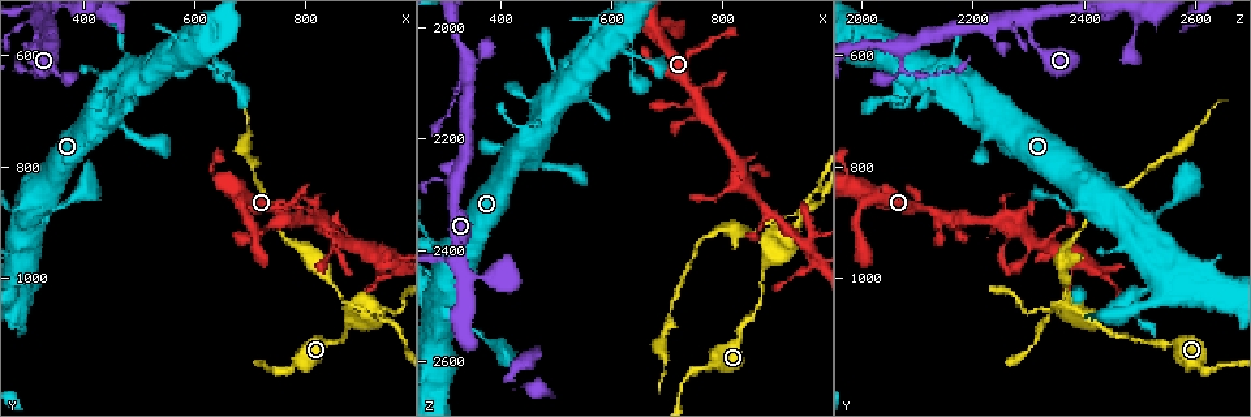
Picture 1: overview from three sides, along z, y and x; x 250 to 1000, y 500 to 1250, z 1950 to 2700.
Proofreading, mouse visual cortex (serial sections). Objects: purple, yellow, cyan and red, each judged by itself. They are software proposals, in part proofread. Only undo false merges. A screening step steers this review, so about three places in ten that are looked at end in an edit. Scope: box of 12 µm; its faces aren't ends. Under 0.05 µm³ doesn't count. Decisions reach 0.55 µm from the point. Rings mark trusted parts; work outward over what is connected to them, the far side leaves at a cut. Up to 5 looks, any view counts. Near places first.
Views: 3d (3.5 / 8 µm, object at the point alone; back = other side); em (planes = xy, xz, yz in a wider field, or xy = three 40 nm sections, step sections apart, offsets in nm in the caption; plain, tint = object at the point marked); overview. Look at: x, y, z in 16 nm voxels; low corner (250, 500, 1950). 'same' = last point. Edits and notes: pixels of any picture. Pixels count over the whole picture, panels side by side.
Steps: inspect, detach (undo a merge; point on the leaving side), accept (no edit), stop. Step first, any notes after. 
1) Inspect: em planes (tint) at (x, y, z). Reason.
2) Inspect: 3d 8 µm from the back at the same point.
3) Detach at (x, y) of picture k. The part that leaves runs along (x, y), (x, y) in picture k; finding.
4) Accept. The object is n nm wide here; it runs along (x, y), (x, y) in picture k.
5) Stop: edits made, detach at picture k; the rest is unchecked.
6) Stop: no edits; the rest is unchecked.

Inspect: em planes (tint) at (900, 1055, 2370). Abrupt turn.

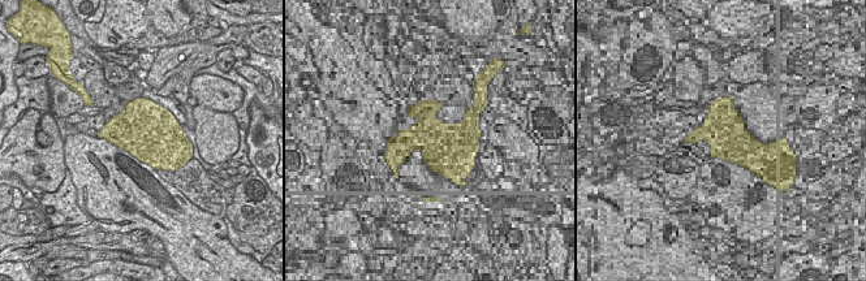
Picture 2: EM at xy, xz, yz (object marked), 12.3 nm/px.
Inspect: 3d 3.5 µm at the same point. See where the arms go.

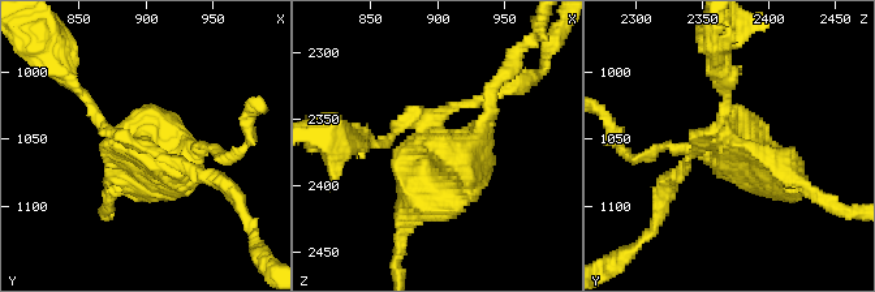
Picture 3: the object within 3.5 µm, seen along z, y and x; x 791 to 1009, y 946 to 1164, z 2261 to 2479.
Detach at (91, 107) of picture 3. The object is 700 nm wide here; the part that leaves runs along (129, 140), (97, 120), (48, 51) in picture 3; a second cell is stuck on.

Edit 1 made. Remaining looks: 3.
Inspect: overview. Redraw.

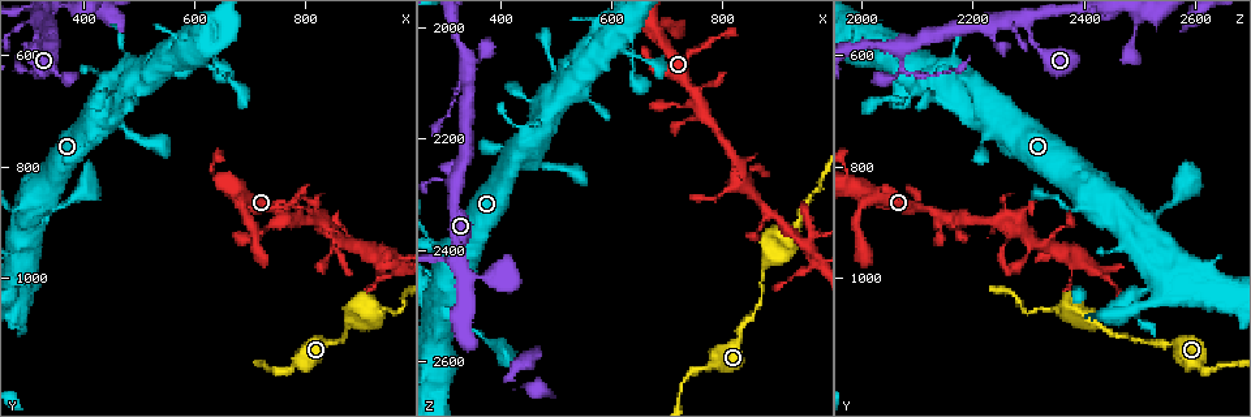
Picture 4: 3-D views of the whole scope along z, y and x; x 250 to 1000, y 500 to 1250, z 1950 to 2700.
Inspect: 3d 3.5 µm at (340, 585, 2075). Three arms meet.

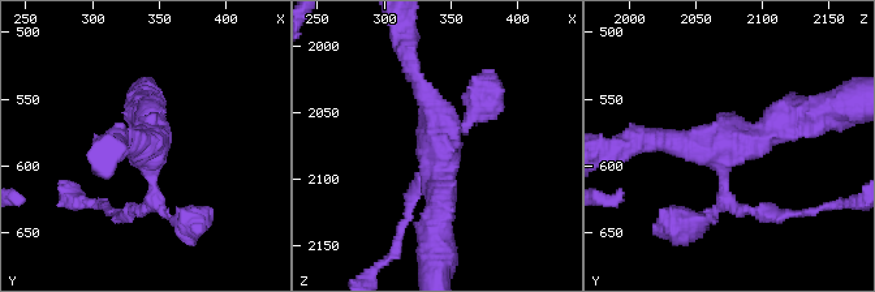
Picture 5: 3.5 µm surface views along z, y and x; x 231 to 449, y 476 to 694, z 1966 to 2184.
Inspect: em xy step 1 (tint) at (342, 588, 2070). 3 arms meet here; the arms are 150, 200, 350 nm wide; now the EM.

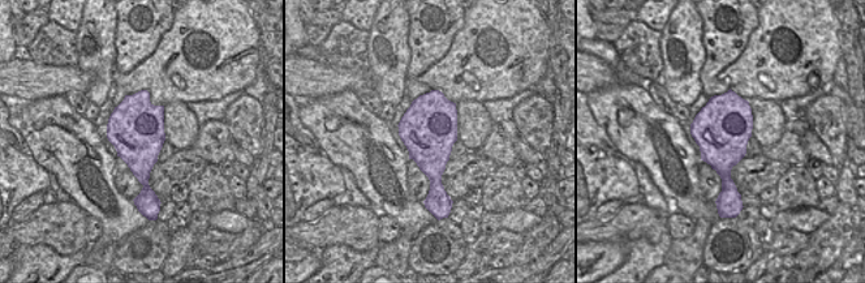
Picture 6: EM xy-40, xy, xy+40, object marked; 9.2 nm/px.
Detach at (698, 217) of picture 5. Two cells meet here.

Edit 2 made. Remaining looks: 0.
Stop: edits made, detach at picture 3, detach at picture 5; the rest is unchecked.

